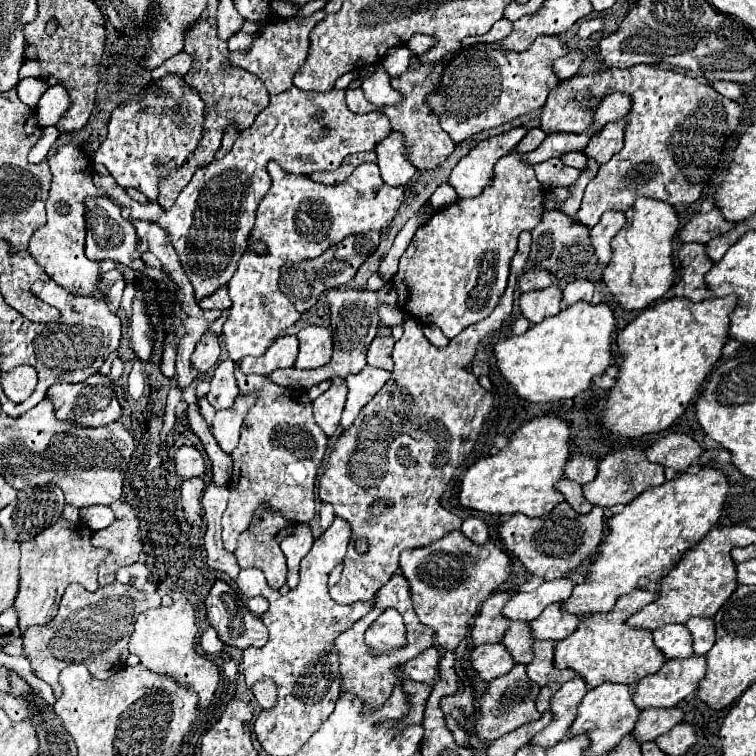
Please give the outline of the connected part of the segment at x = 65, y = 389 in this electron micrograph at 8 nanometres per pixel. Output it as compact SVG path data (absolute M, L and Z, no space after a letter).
M95 374L87 378L83 384L53 384L45 396L51 398L51 402L55 404L57 420L71 420L75 424L83 424L85 428L87 426L97 428L103 424L111 424L119 420L121 416L121 406L115 398L115 388L109 376Z

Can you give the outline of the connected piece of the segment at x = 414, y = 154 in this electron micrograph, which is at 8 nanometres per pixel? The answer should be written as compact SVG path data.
M465 46L457 48L455 52L447 54L443 62L439 64L419 64L419 60L413 60L409 64L409 68L401 74L401 76L395 76L391 78L391 86L401 92L403 100L399 104L391 104L391 106L375 106L375 104L369 104L369 100L363 96L363 90L361 88L347 88L345 92L345 100L347 100L347 108L355 114L367 114L367 112L381 112L381 114L387 114L389 122L391 122L391 130L399 132L403 136L403 142L405 142L405 154L407 154L407 160L417 168L417 170L433 170L437 166L441 166L447 156L453 152L453 140L449 138L447 132L441 130L439 126L439 118L435 116L435 112L431 110L431 106L427 104L427 96L429 94L435 94L437 88L439 88L439 80L445 72L445 64L451 62L451 58L459 56L459 52L467 50Z

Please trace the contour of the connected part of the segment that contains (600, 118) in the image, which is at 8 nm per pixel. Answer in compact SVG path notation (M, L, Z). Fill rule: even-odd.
M613 92L607 96L605 102L601 102L594 115L594 123L591 132L601 130L608 122L622 118L631 110L631 96Z

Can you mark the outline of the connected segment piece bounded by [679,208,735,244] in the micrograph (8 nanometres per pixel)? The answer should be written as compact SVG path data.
M711 210L707 214L697 214L693 216L681 230L679 230L679 240L685 242L699 242L699 244L707 244L709 240L713 240L719 234L729 232L729 228L733 228L735 222L727 222L721 216L721 210Z

